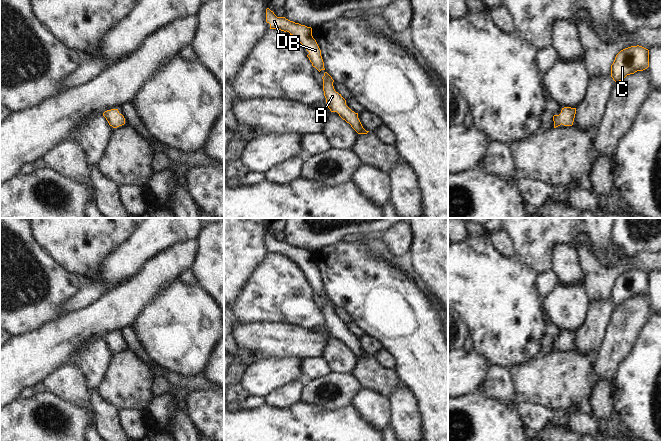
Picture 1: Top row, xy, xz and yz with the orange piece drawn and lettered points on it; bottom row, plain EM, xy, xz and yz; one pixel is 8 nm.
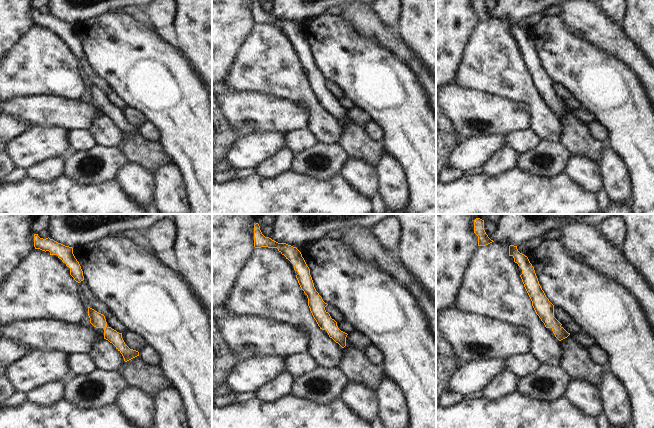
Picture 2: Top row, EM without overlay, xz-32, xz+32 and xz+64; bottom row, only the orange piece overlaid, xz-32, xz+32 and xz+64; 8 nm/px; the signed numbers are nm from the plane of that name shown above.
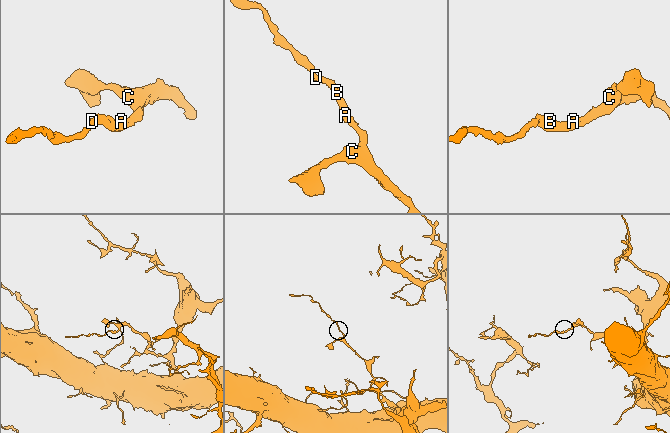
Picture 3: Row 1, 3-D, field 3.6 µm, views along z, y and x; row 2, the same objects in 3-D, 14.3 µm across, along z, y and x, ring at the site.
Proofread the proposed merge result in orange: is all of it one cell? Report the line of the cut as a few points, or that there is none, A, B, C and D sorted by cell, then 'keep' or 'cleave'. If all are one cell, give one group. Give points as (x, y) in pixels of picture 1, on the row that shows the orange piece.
no cut | A B C D | keep

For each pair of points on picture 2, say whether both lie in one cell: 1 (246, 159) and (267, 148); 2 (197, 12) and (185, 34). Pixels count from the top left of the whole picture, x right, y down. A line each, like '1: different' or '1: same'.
1: same
2: same

